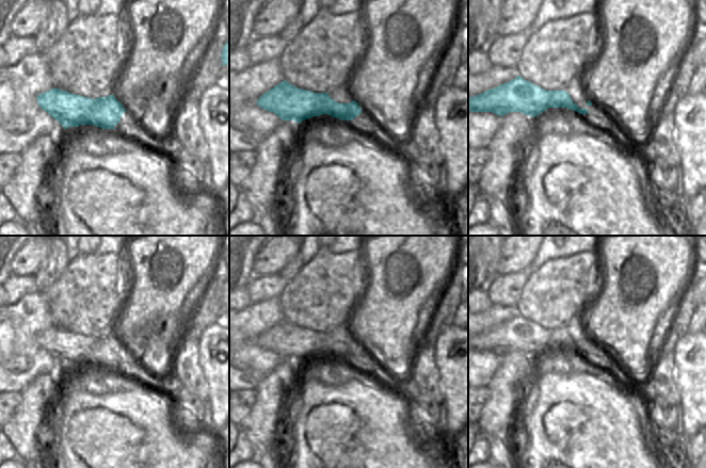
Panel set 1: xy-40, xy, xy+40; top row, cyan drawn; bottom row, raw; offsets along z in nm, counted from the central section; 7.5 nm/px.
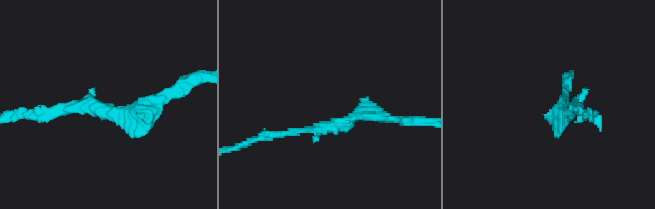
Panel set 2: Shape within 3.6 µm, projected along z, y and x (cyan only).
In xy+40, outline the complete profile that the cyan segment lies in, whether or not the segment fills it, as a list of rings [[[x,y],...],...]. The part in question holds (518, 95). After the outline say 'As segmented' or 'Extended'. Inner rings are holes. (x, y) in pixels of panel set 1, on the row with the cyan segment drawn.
[[[517,76],[495,88],[468,97],[471,112],[493,112],[500,117],[510,112],[520,112],[535,117],[548,108],[567,108],[580,114],[589,111],[579,109],[565,91],[546,91]]]. As segmented

